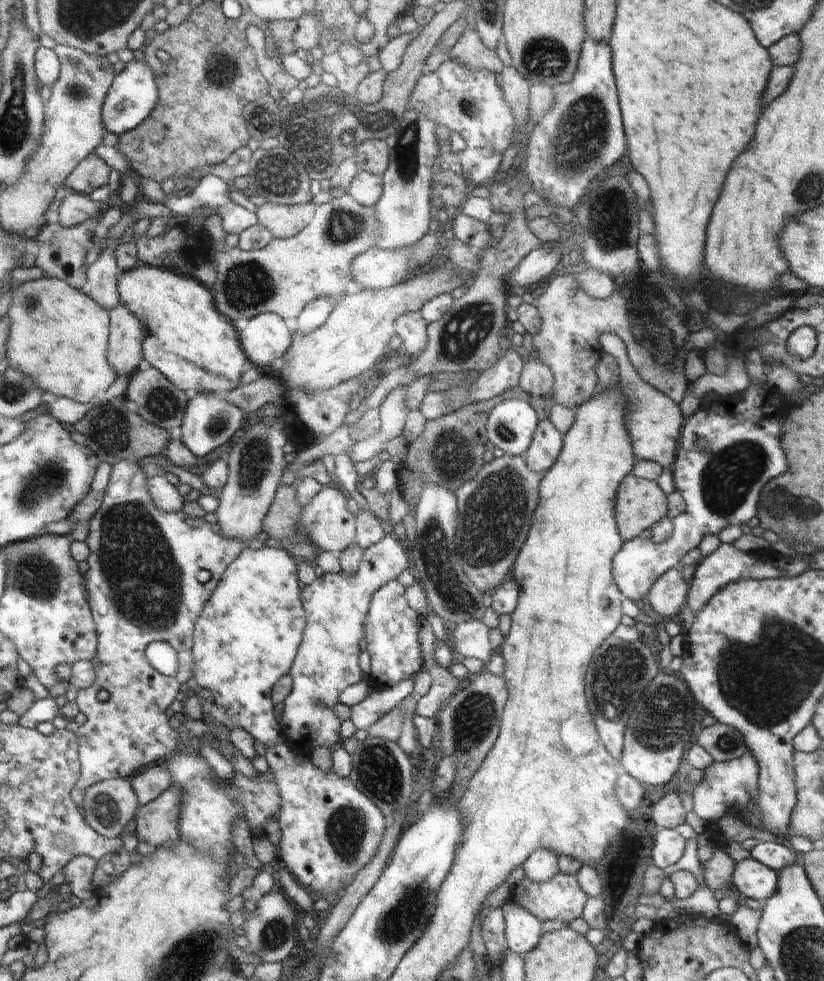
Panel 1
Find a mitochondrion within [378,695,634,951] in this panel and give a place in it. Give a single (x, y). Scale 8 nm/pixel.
(616, 899)

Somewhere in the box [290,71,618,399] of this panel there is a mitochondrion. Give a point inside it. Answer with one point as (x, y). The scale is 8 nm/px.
(583, 137)

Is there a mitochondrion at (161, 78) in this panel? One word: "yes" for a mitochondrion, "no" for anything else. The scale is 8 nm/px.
no

